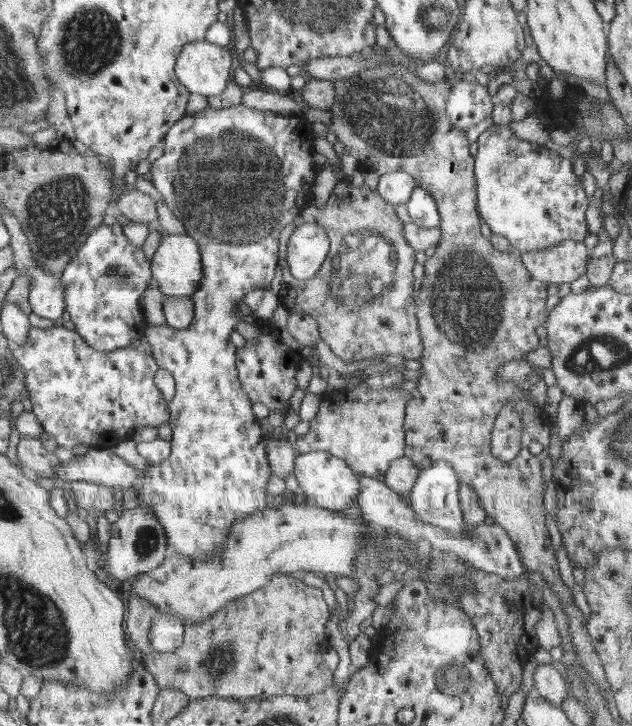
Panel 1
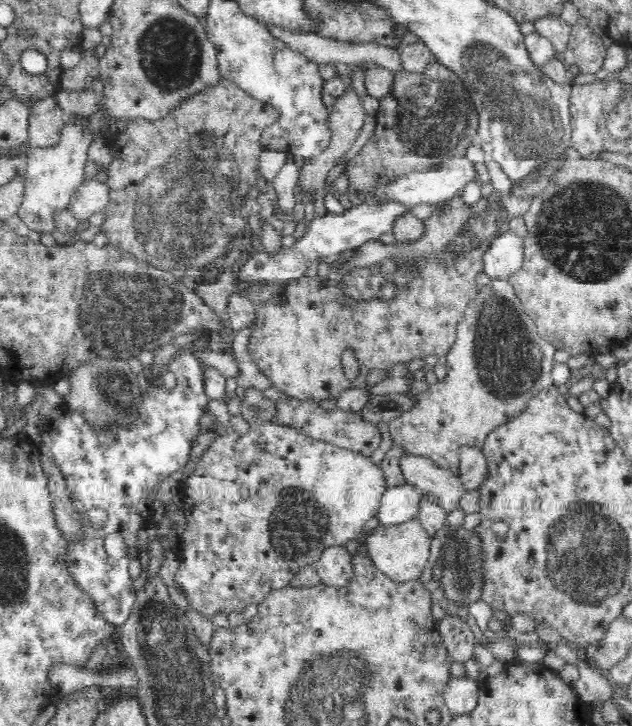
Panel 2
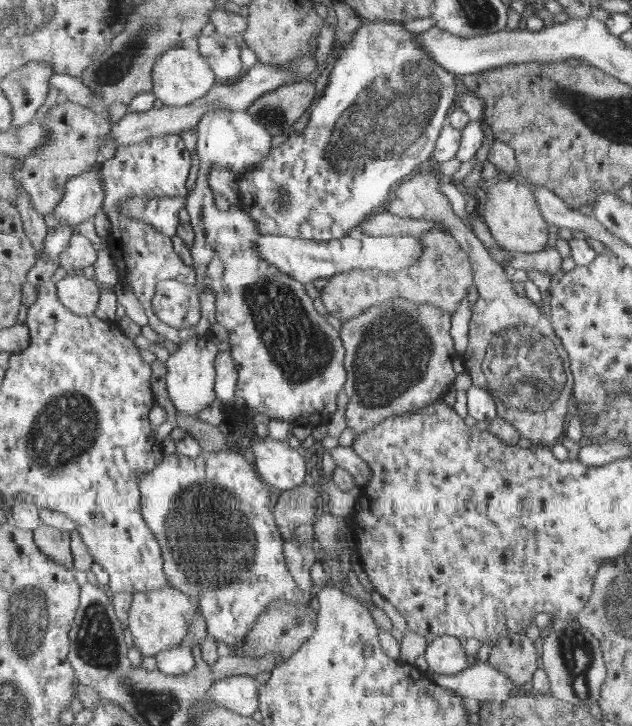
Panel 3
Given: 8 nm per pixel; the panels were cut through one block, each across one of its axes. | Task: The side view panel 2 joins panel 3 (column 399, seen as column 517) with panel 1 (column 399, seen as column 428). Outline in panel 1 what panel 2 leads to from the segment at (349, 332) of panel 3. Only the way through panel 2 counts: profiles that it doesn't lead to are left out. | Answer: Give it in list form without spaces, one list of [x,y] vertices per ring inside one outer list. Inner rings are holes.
[[[364,380],[338,392],[324,394],[325,406],[310,422],[307,434],[296,438],[299,454],[331,452],[359,474],[384,481],[391,463],[406,456],[405,421],[413,393],[395,385],[371,390]]]

